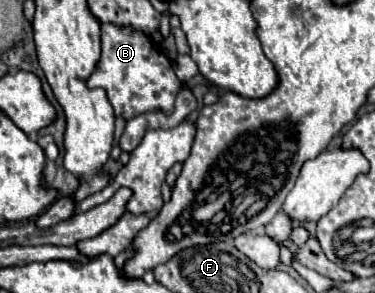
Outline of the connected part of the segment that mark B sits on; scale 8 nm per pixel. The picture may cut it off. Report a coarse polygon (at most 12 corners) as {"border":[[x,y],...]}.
{"border":[[101,25],[99,69],[117,117],[171,113],[181,81],[139,31]]}

